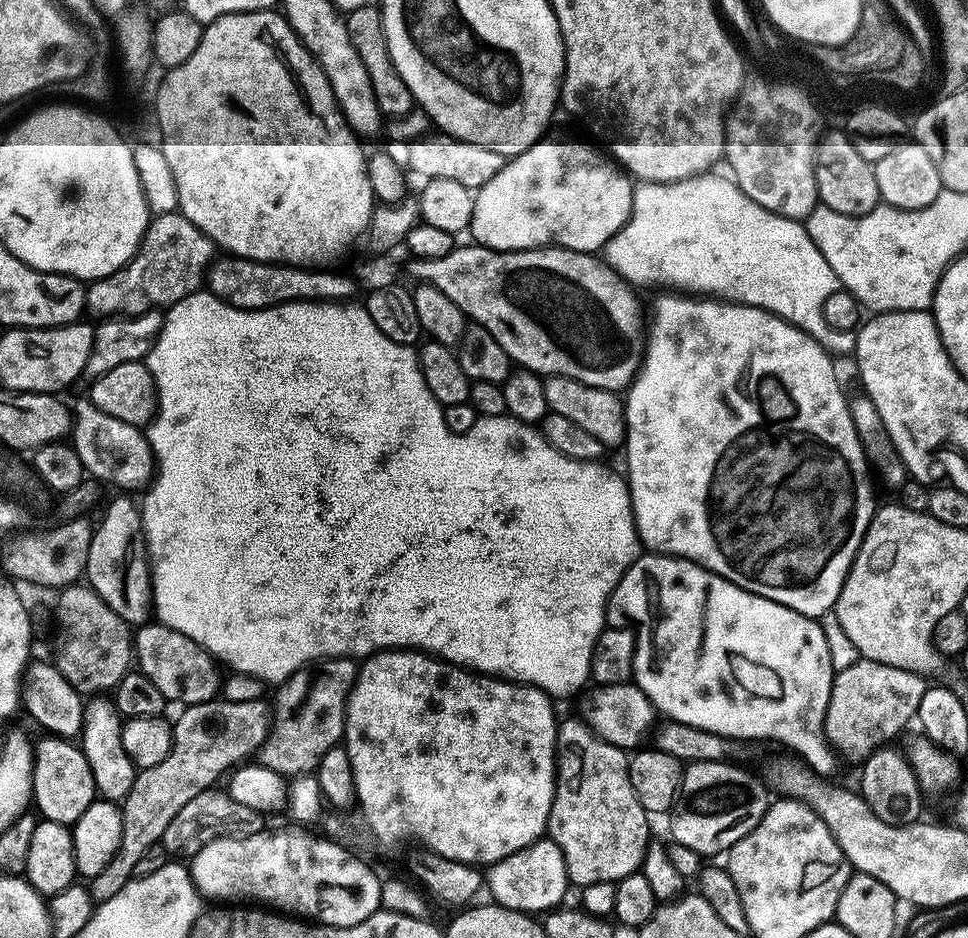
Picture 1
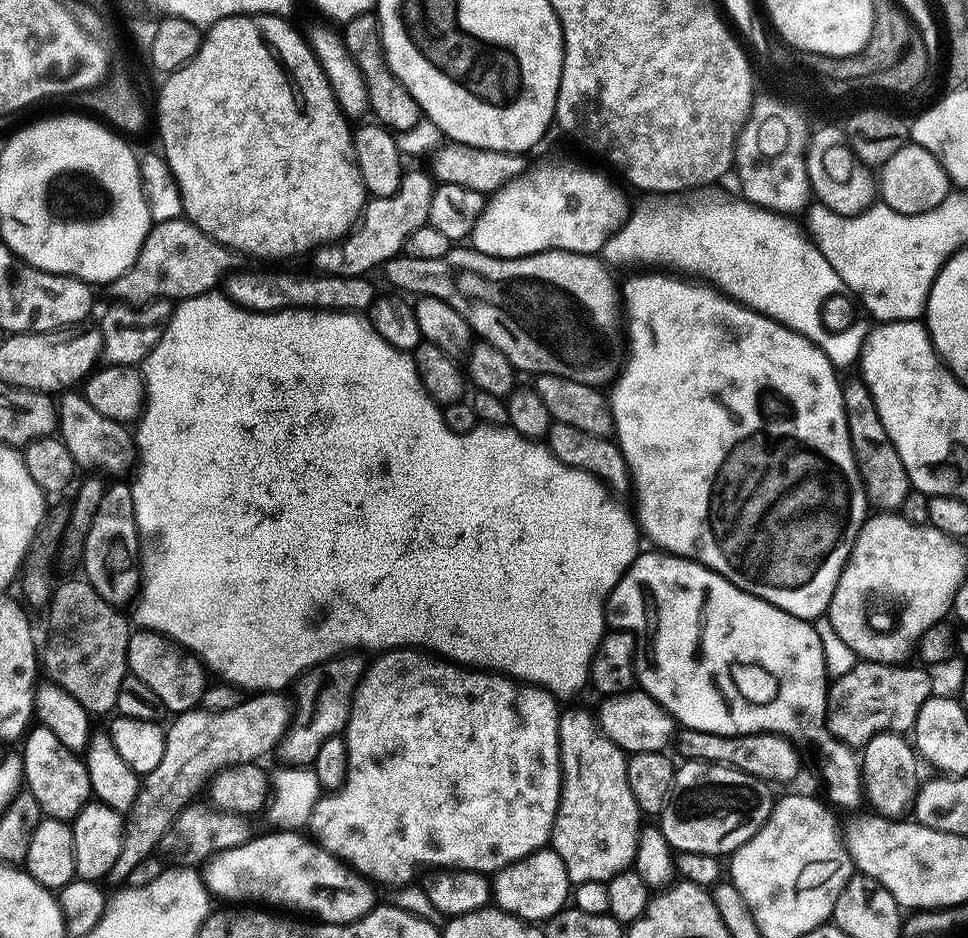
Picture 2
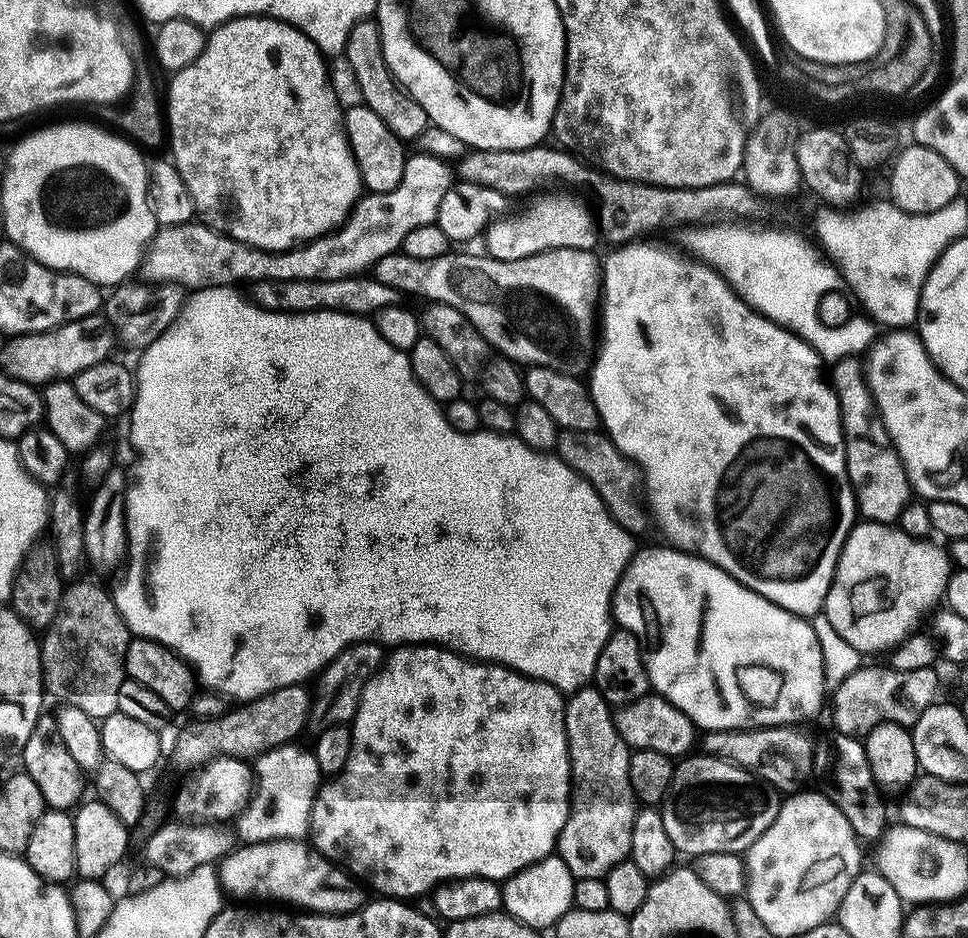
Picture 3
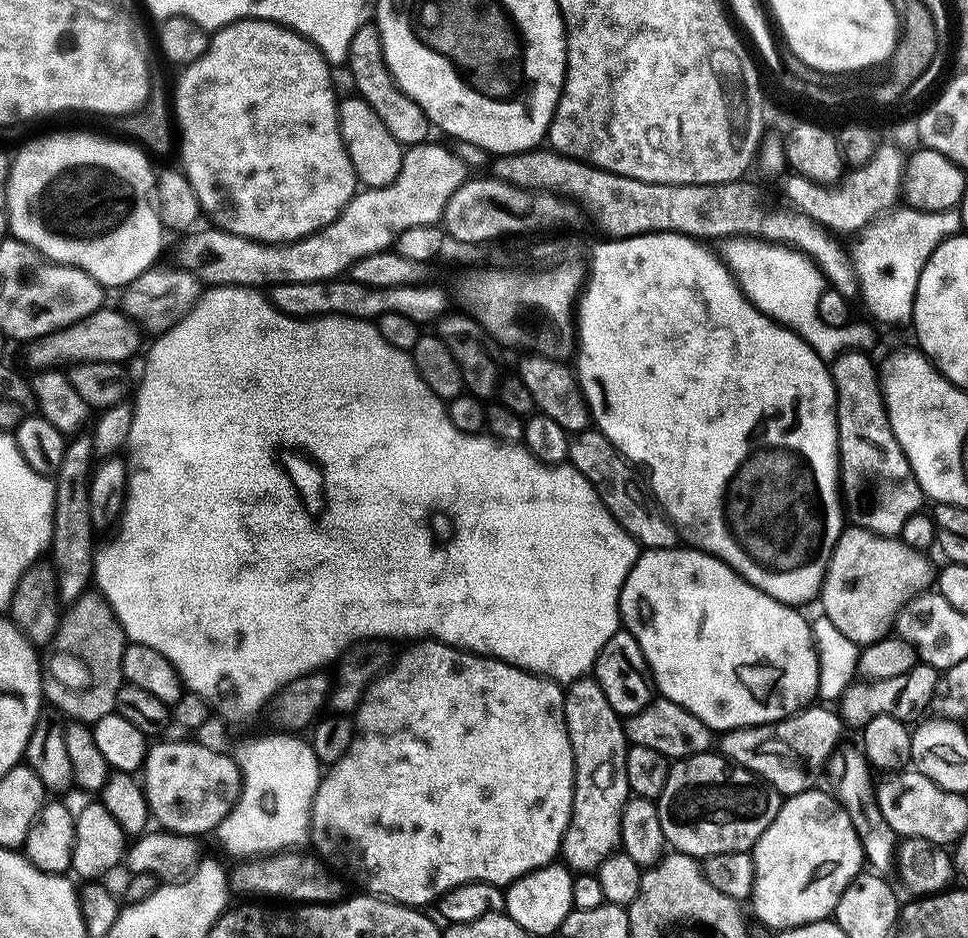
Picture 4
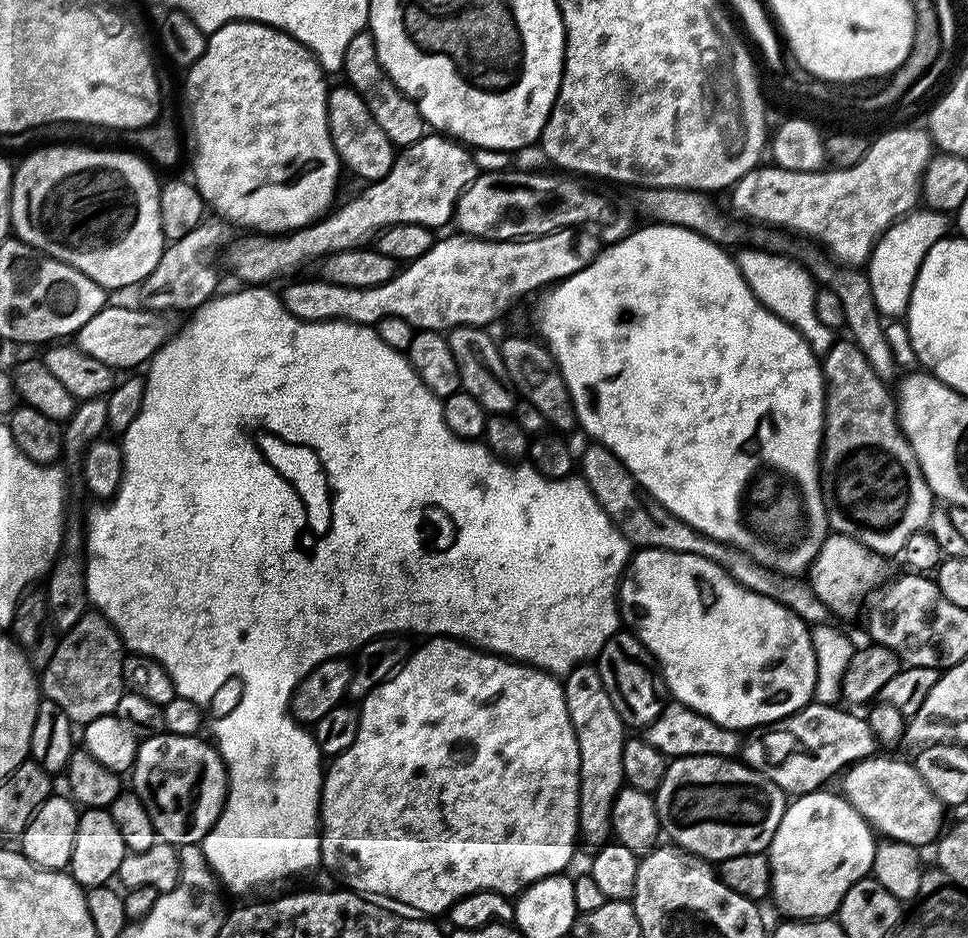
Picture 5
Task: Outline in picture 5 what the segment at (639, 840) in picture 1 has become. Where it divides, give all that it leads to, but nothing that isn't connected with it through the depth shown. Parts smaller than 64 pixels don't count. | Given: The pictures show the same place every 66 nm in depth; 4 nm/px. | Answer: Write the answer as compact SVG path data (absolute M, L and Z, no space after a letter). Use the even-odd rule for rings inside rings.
M585 662L572 669L562 680L566 710L574 726L580 755L580 797L578 798L579 839L591 846L609 843L612 836L614 798L625 787L622 750L626 739L624 719L614 710L606 686L602 686L595 663Z

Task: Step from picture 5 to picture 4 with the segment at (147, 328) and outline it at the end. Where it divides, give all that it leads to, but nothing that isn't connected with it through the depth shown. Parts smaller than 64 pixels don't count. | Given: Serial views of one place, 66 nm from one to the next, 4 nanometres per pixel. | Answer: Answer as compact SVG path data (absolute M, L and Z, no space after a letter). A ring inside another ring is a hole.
M105 306L87 316L85 320L74 322L57 332L39 336L27 345L29 366L32 370L52 370L57 366L71 366L81 362L128 362L140 348L140 332L136 329L137 321L123 311L120 312L115 312L111 306Z

